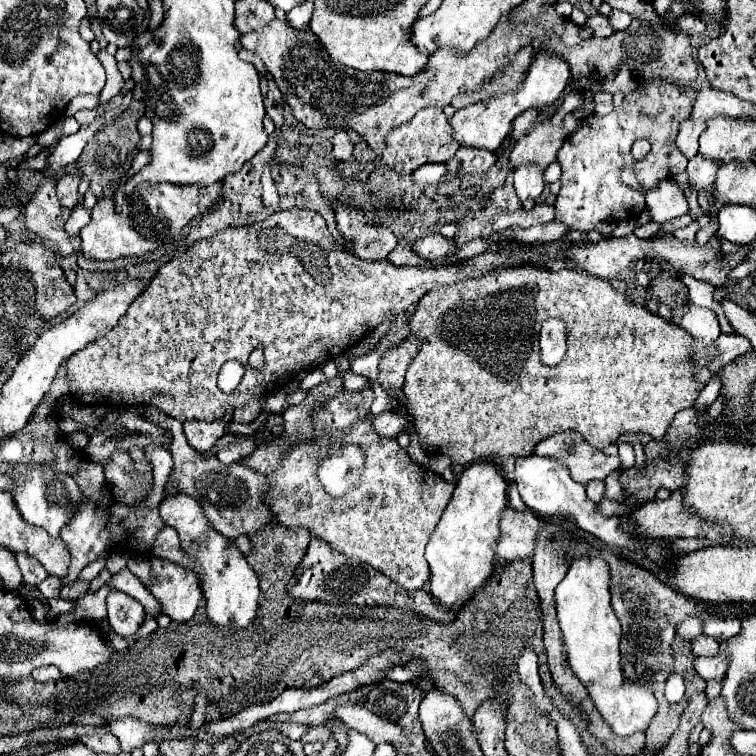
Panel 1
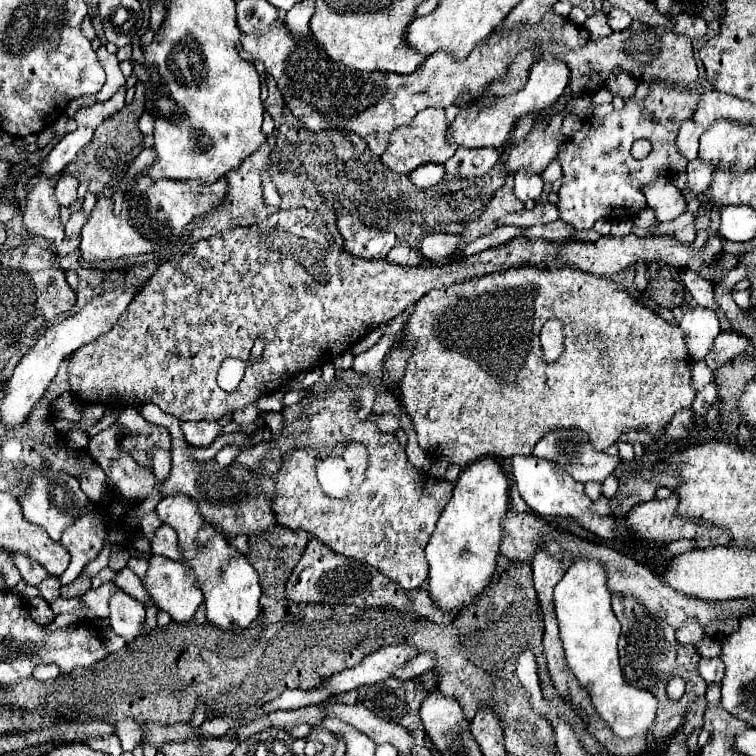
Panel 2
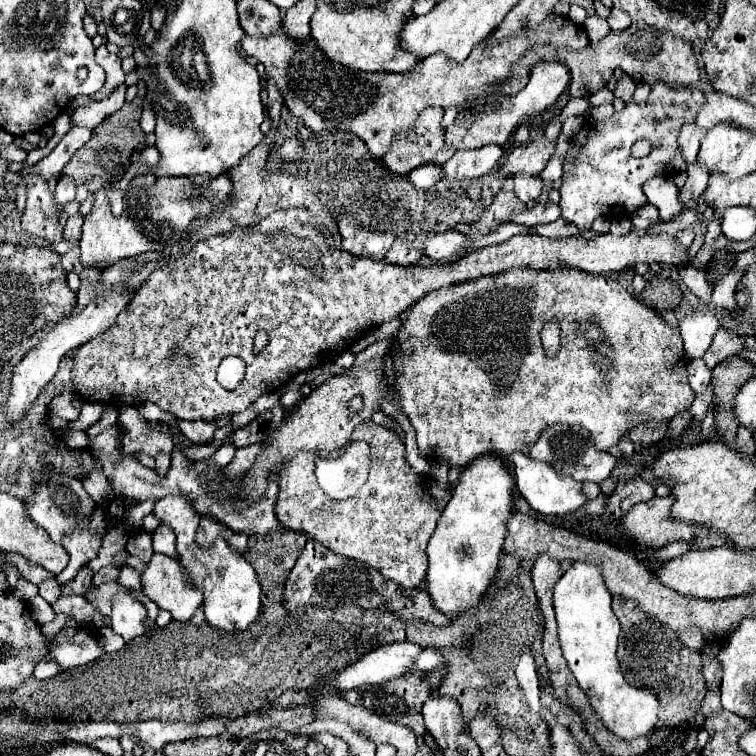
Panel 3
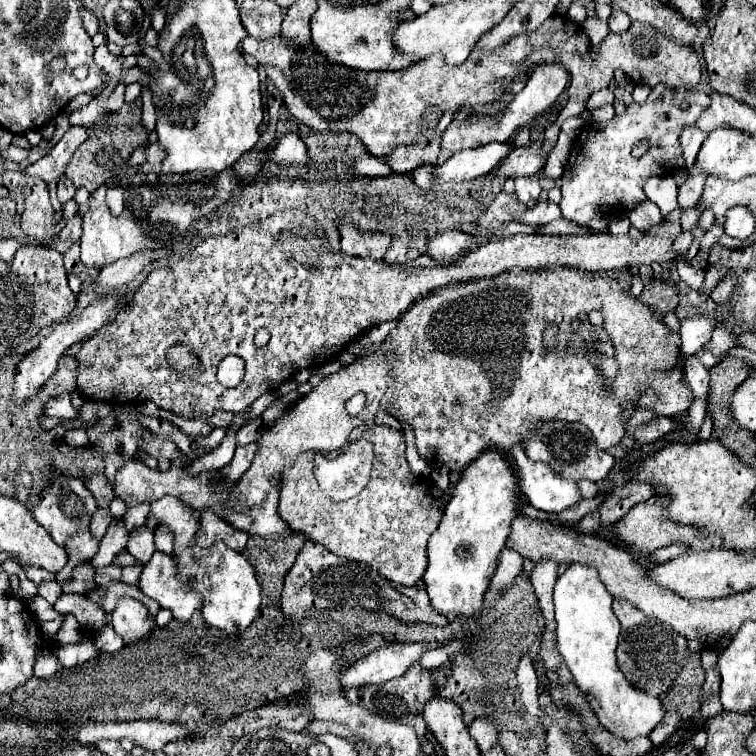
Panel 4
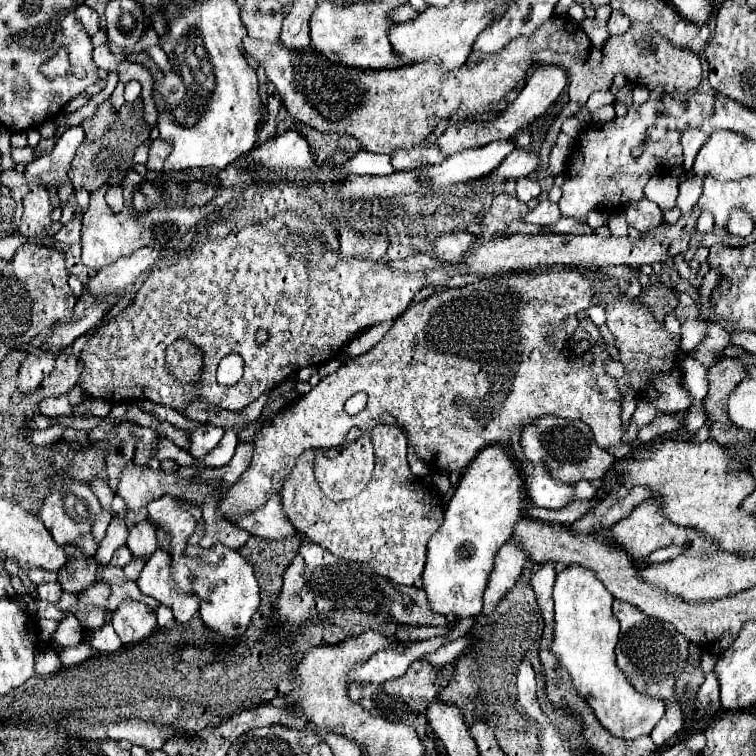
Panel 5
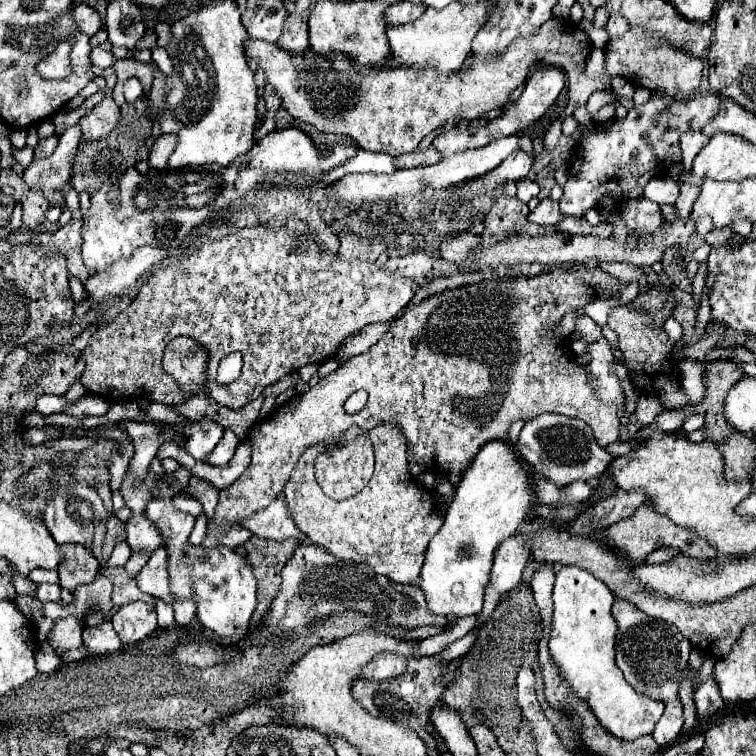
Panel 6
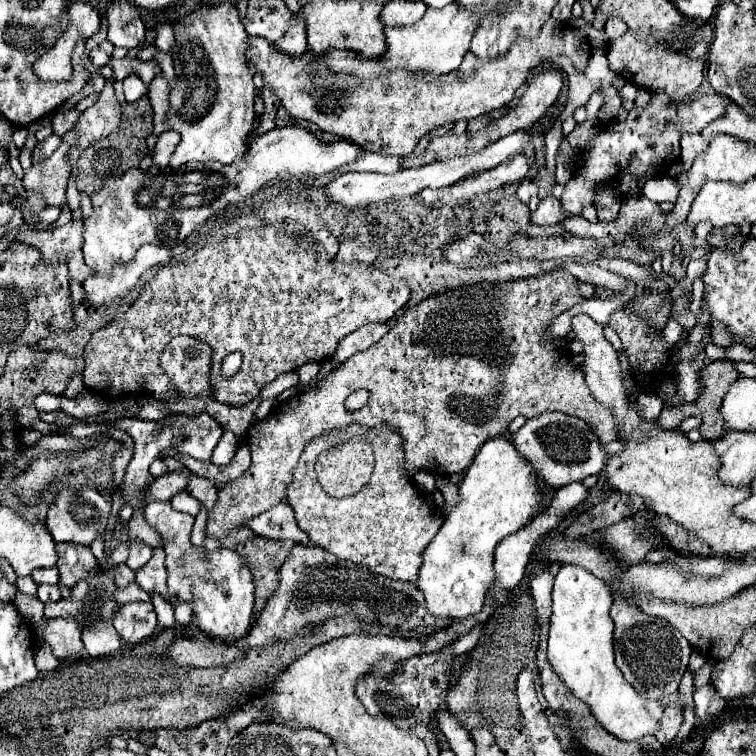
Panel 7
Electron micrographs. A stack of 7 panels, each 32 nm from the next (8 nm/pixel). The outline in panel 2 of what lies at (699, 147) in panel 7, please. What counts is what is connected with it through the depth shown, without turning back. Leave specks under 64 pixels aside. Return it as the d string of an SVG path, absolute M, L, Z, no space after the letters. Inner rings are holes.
M692 120L682 122L682 128L678 132L678 148L688 162L698 156L698 140L700 140L702 132L704 132L704 128L698 126L696 122L692 122Z

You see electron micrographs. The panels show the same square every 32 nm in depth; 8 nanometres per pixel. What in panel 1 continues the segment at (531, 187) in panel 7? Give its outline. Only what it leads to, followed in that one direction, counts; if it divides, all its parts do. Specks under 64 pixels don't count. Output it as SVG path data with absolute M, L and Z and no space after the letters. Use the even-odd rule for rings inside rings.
M530 164L514 170L514 190L516 190L516 194L518 194L518 198L522 202L528 200L528 198L536 200L542 194L542 190L544 190L544 170L542 168L536 168L536 166L530 166Z

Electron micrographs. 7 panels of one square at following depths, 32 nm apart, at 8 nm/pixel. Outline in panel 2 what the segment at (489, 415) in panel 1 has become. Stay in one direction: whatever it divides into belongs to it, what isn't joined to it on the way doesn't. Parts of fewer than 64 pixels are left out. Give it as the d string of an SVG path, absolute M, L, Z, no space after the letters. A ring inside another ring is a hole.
M532 266L522 268L508 268L502 272L494 272L482 278L472 278L466 282L458 282L434 292L428 292L418 300L412 314L408 316L408 322L404 326L404 340L414 342L412 356L406 364L406 372L402 382L398 384L398 390L402 394L402 404L406 414L410 416L414 430L418 434L418 444L430 458L448 458L450 464L466 466L482 456L502 456L510 458L514 454L530 454L534 444L554 426L558 428L580 428L588 432L590 442L596 450L606 450L608 446L616 444L620 434L630 430L646 428L652 434L658 434L666 424L672 420L672 416L682 410L690 408L696 396L696 390L690 384L690 354L686 350L686 342L682 336L682 330L676 324L670 324L662 320L654 310L640 304L636 298L628 296L628 292L604 276L594 276L576 268L552 268L552 270L538 270ZM548 318L558 318L564 324L564 352L558 362L544 364L542 360L542 346L539 334L541 327Z

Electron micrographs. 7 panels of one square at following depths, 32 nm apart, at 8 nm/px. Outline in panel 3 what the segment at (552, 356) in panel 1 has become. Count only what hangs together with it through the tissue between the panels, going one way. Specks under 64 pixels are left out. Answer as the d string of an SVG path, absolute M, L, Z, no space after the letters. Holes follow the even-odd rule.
M548 322L542 330L542 344L548 356L558 354L560 350L560 324L558 322Z

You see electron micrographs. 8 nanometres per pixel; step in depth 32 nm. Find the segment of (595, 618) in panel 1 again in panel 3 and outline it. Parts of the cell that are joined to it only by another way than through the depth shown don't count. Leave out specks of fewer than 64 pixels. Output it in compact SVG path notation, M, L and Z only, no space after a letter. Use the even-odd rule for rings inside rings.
M574 562L564 574L562 578L556 582L554 586L554 610L556 610L556 622L558 622L558 642L562 648L562 656L568 662L570 672L574 674L578 686L586 692L594 712L598 714L598 718L604 722L604 726L616 734L618 738L636 738L636 736L648 736L658 722L658 698L650 692L644 692L640 688L630 686L624 680L624 674L620 672L618 666L618 658L616 658L616 644L618 644L618 636L620 636L620 622L614 616L612 608L612 596L606 590L602 576L600 576L600 568L596 564L588 564L588 562Z

